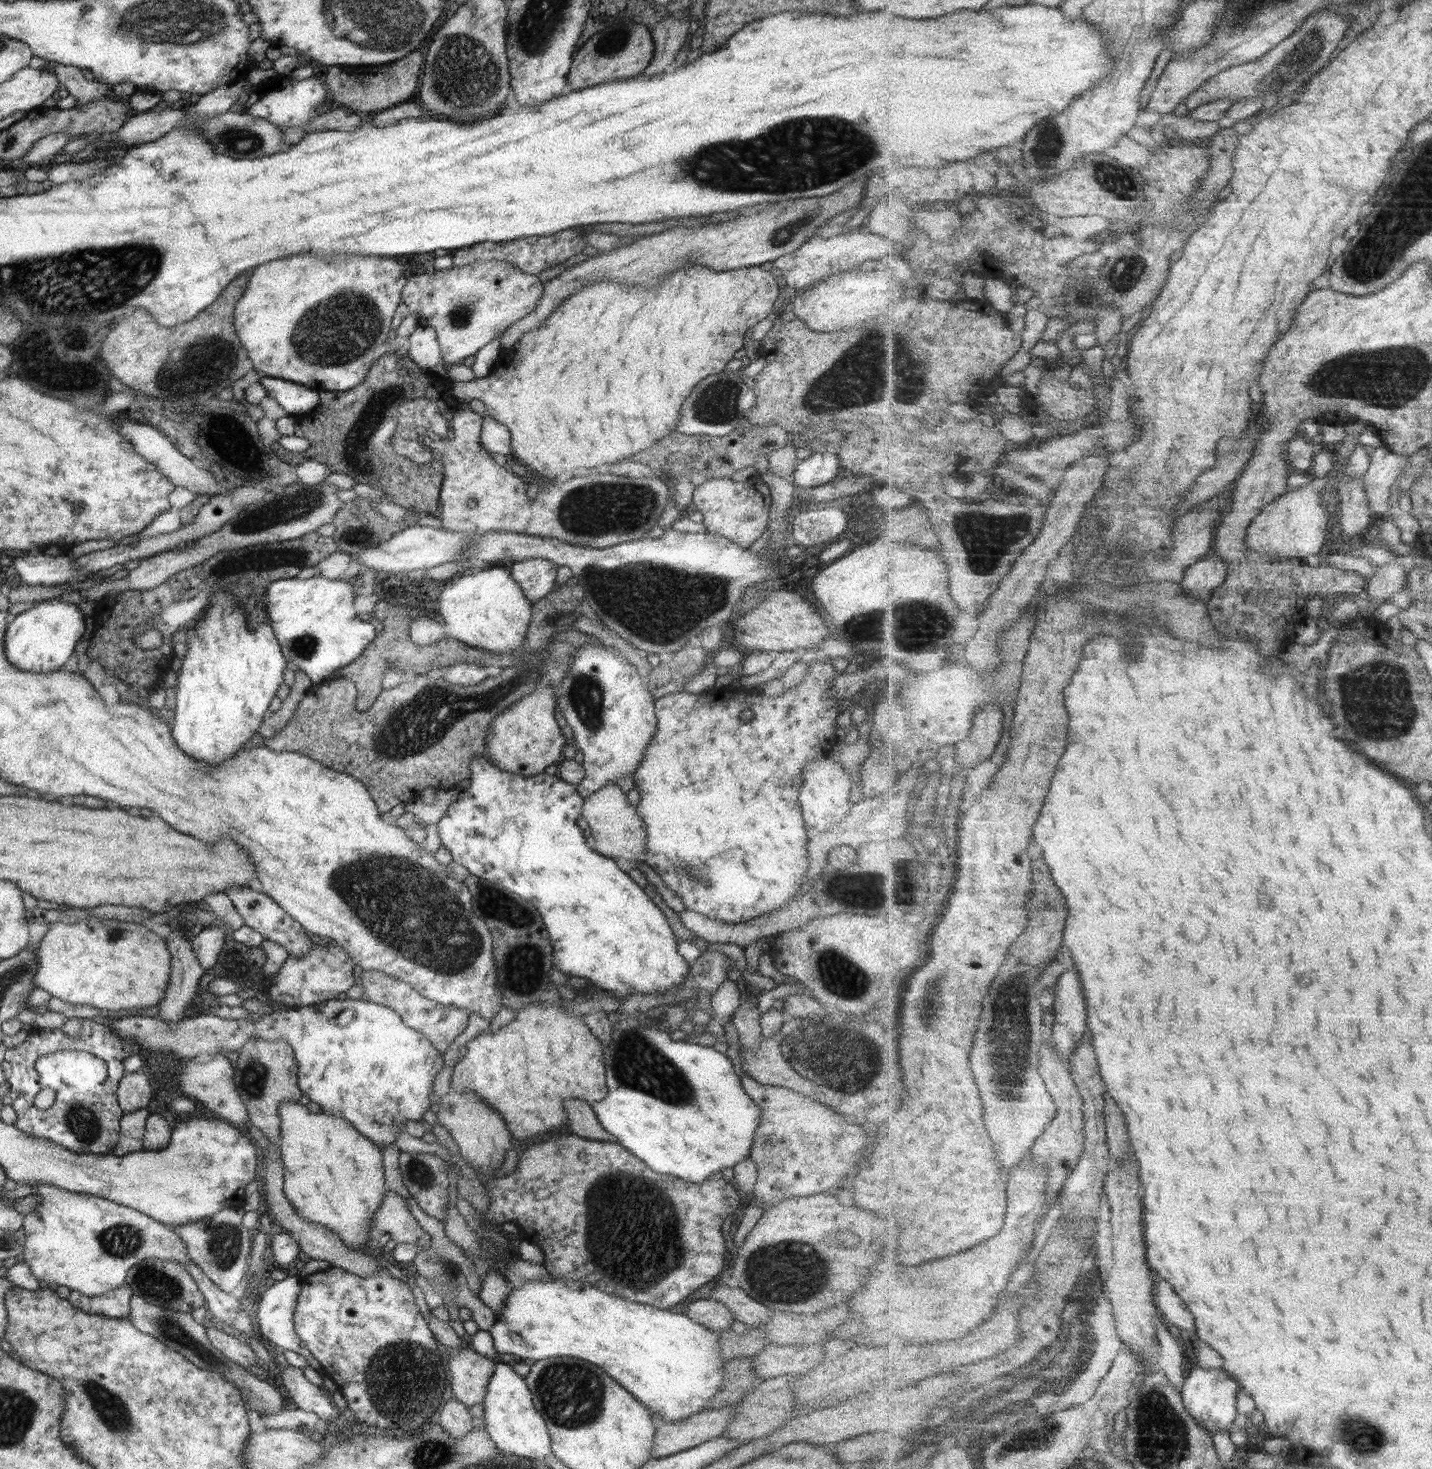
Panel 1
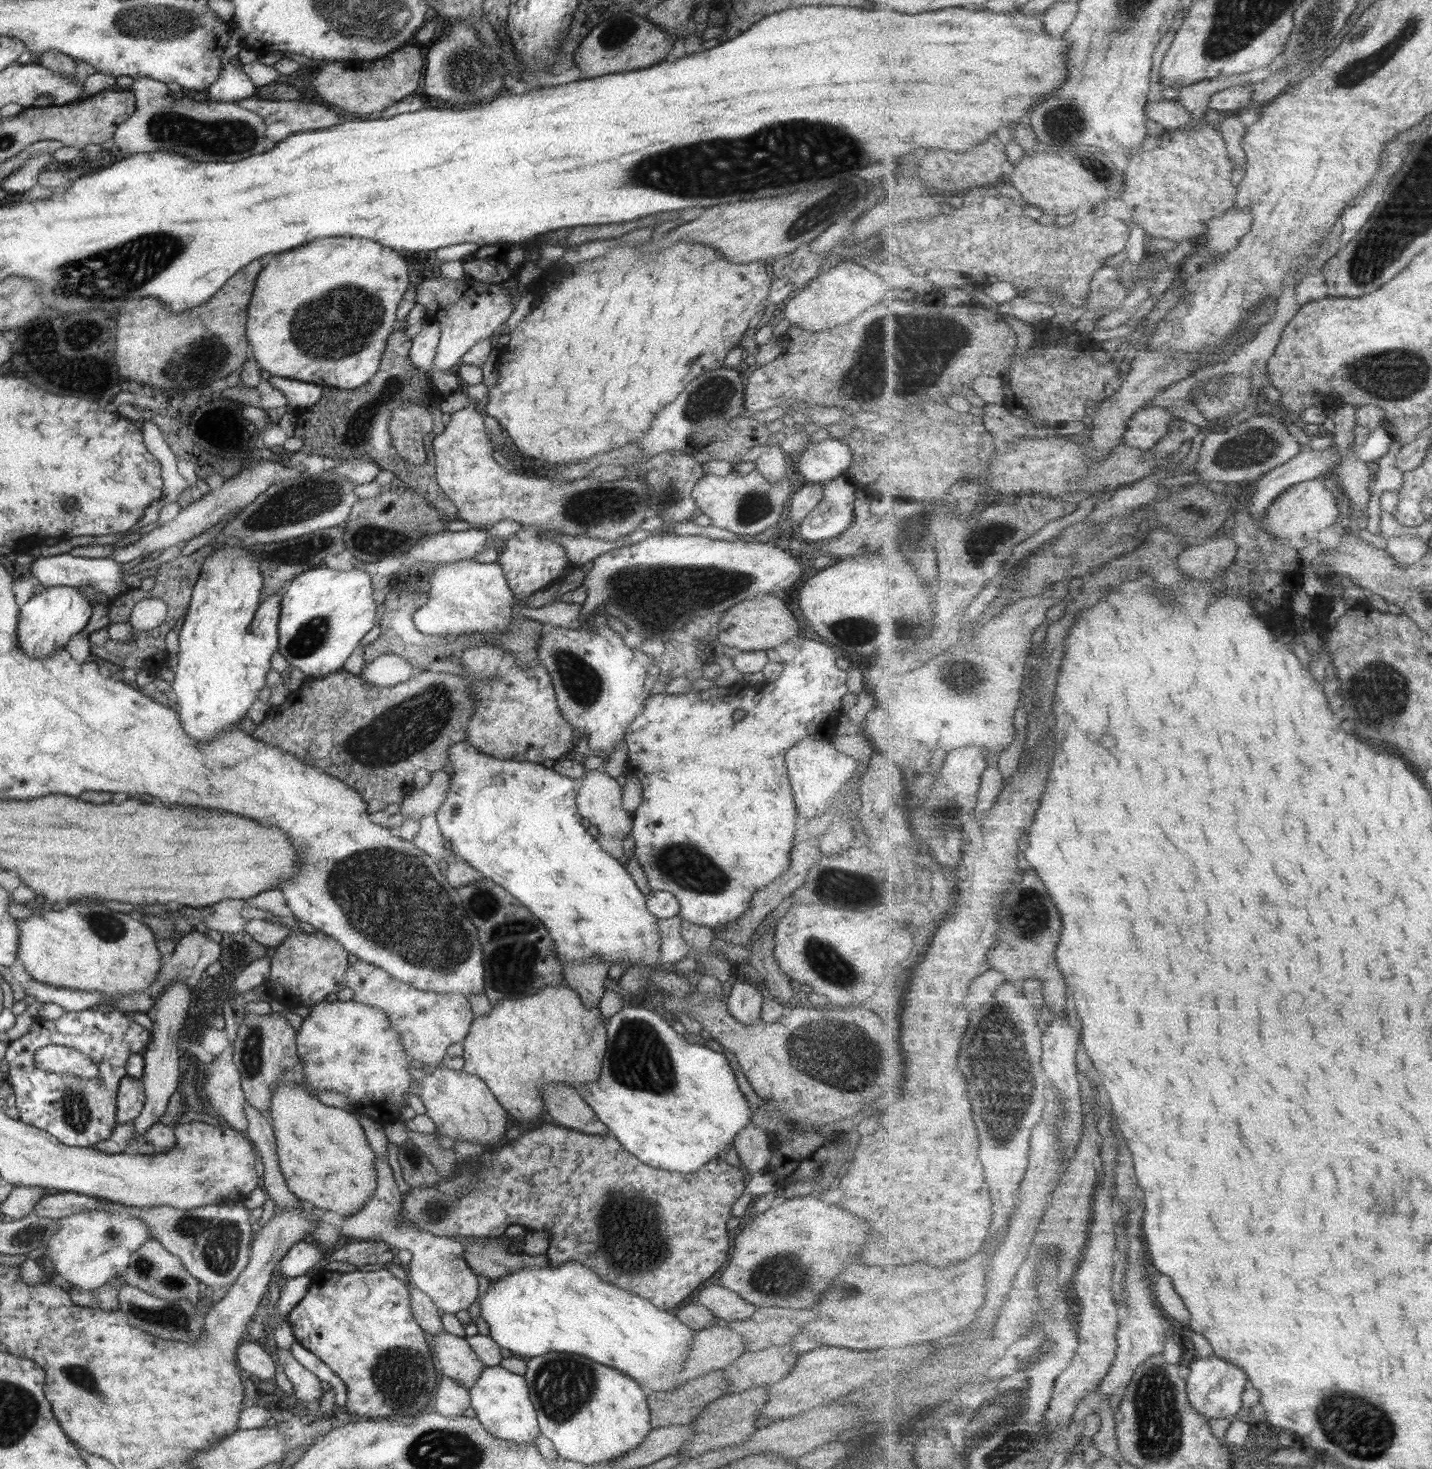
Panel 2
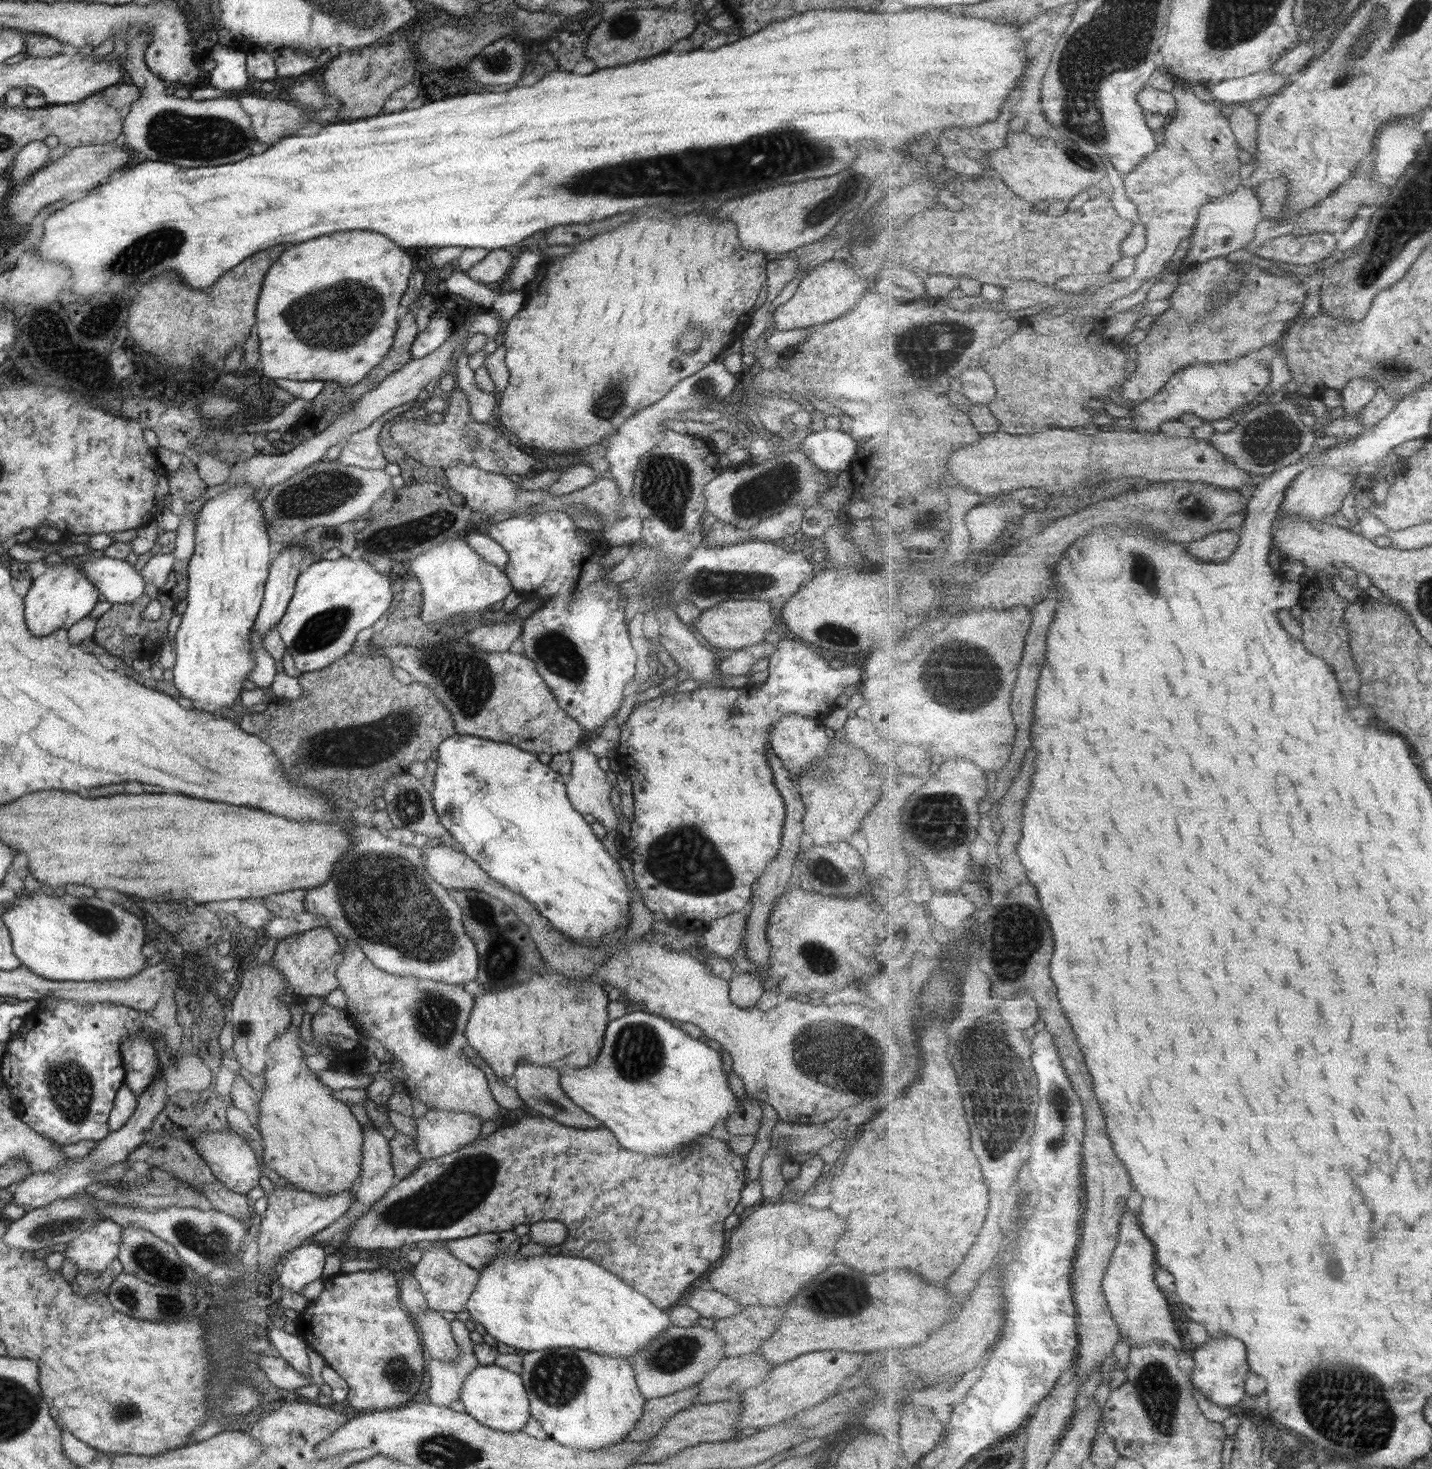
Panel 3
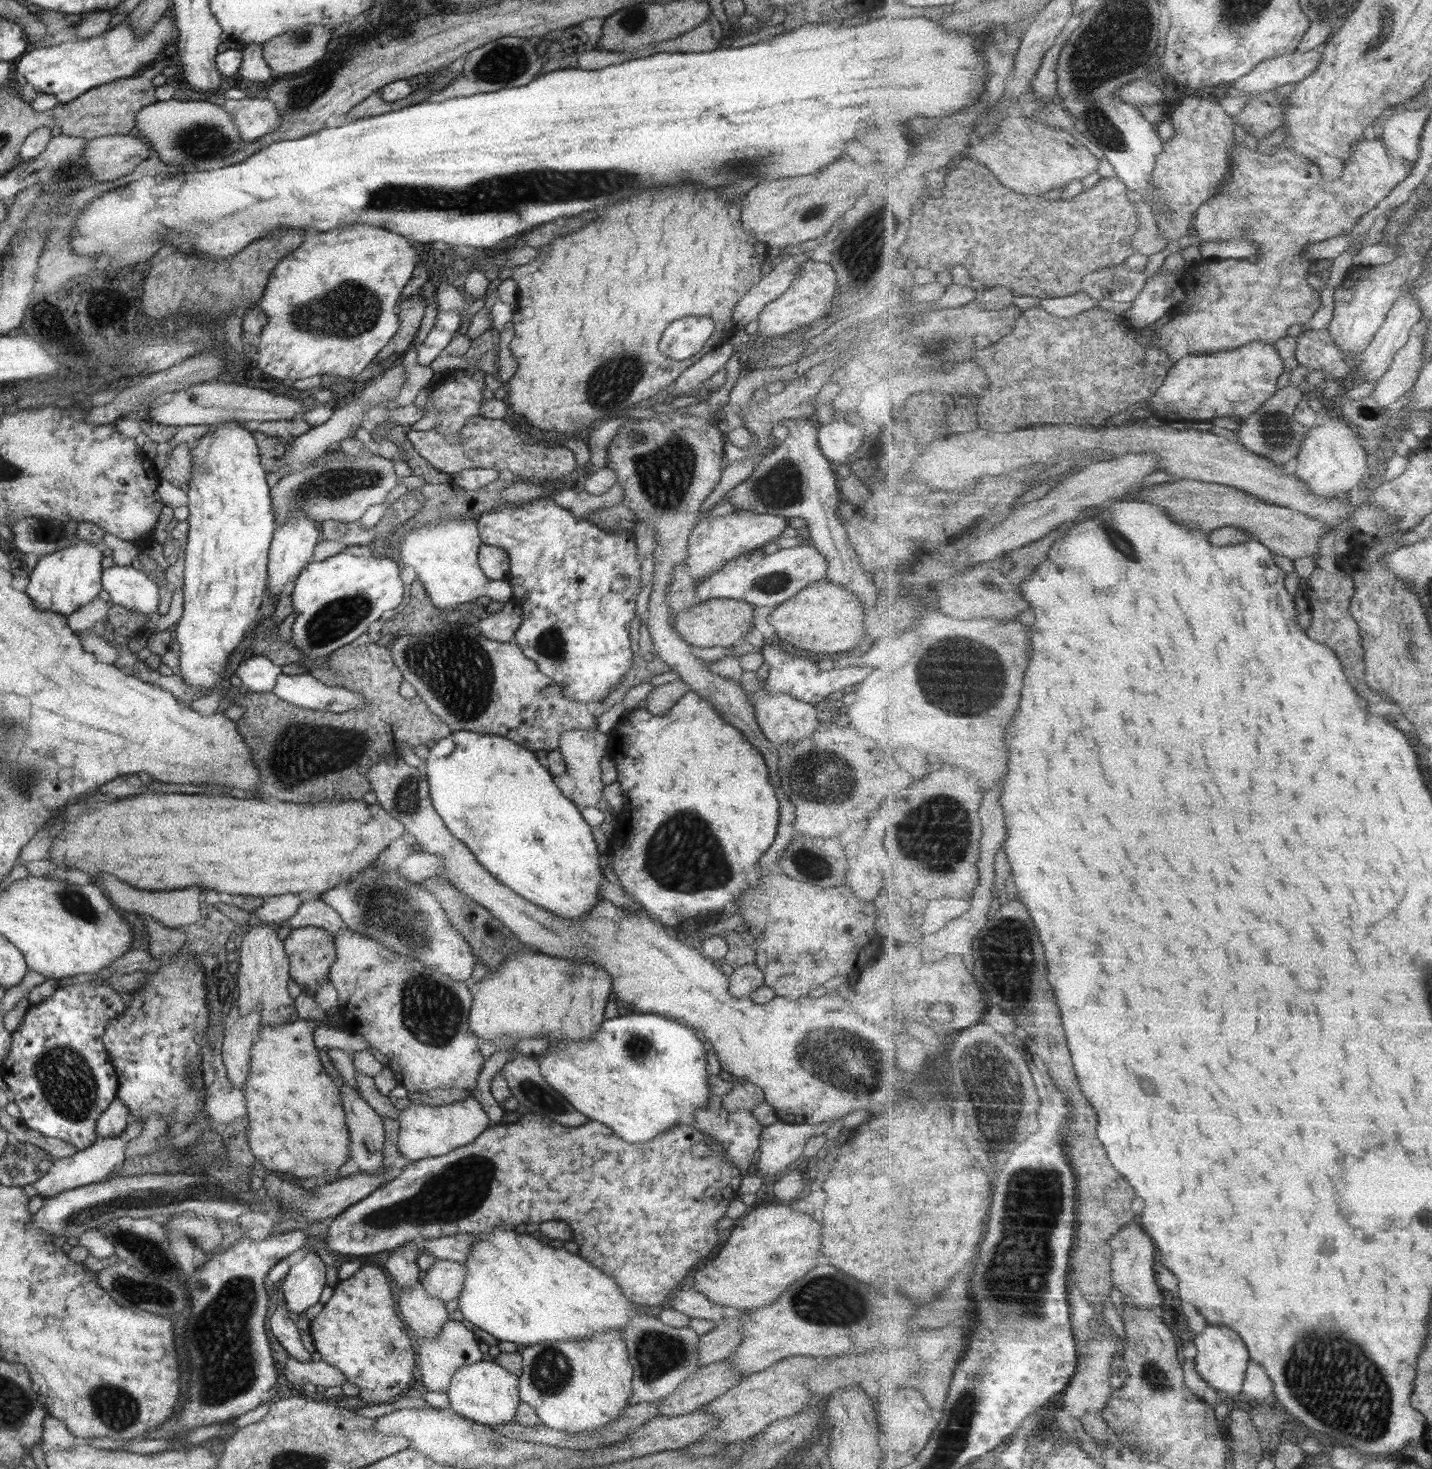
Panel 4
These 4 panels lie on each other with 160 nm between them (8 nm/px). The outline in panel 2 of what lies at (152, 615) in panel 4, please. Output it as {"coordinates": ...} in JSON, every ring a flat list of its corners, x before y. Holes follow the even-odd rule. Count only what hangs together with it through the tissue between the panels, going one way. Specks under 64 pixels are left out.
{"coordinates":[[61,553,49,557,37,557,30,564,29,572,33,578,40,582,41,586,46,588,51,586,91,587,103,592,111,600,130,590,122,581,125,572,120,570,119,565,119,562,115,562,109,557,84,558]]}

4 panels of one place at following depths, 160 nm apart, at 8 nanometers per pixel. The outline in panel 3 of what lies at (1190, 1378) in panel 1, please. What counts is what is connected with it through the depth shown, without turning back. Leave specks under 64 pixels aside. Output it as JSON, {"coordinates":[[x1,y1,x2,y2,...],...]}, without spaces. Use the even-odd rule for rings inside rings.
{"coordinates":[[1227,1334,1223,1338,1210,1338,1205,1347,1196,1348,1193,1354,1195,1366,1191,1379,1195,1388,1209,1397,1215,1404,1228,1408,1243,1400,1245,1380,1251,1370,1246,1345,1242,1340]]}

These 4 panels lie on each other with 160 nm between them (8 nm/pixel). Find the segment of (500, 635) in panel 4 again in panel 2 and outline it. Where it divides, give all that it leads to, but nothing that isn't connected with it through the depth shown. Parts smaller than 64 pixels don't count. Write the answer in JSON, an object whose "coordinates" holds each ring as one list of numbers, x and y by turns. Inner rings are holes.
{"coordinates":[[492,644,473,646,461,654,461,666,473,675,494,676,505,650]]}

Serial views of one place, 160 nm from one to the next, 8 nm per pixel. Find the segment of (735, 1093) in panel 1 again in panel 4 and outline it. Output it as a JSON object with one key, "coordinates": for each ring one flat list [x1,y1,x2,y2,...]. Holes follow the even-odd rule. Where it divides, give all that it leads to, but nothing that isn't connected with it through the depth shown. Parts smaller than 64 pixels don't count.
{"coordinates":[[619,1015,605,1018,587,1042,570,1042,537,1062,547,1086,557,1091,577,1112,581,1112,588,1120,608,1126,629,1144,647,1142,667,1132,683,1116,694,1116,698,1108,707,1106,710,1090,705,1070,706,1050,693,1033,690,1027,661,1015]]}

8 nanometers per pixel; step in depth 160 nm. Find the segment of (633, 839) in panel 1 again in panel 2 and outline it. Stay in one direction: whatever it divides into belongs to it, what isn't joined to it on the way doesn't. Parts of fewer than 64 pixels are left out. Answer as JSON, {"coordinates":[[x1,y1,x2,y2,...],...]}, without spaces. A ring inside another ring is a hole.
{"coordinates":[[586,770,579,780,580,787,575,799,575,806,581,818,588,820,587,824,595,826,599,835,614,839,623,839,632,829,632,816,622,807,622,788,613,777,595,770]]}

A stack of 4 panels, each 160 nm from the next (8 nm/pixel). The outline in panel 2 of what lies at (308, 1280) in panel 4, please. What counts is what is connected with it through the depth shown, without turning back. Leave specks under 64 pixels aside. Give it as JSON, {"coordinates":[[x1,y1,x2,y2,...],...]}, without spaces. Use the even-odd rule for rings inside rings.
{"coordinates":[[306,1240,292,1244,276,1264,276,1273,287,1279,305,1275,306,1271,315,1266,325,1256,325,1252,317,1245]]}

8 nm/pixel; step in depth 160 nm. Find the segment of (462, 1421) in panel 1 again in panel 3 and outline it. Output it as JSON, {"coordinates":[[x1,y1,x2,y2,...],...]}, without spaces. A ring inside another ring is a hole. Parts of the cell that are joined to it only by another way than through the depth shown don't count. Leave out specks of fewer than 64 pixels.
{"coordinates":[[455,1319,448,1324,457,1348,459,1348,457,1351,459,1355,451,1363,430,1360,427,1364,430,1385,426,1390,431,1404,445,1407,449,1406,451,1402,459,1400,465,1377,477,1366,475,1355,473,1355,473,1344,469,1340,469,1332,464,1324]]}

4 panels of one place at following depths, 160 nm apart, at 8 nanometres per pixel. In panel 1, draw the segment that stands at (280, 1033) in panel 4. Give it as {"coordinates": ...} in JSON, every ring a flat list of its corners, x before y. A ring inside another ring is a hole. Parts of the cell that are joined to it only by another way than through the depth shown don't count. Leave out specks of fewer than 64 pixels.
{"coordinates":[[280,1102,279,1151,283,1167,282,1191,287,1202,304,1220,332,1230,347,1248,363,1251,374,1237,370,1234,372,1220,384,1197,384,1172,380,1148,361,1136,343,1118,320,1111,311,1113,298,1102]]}

